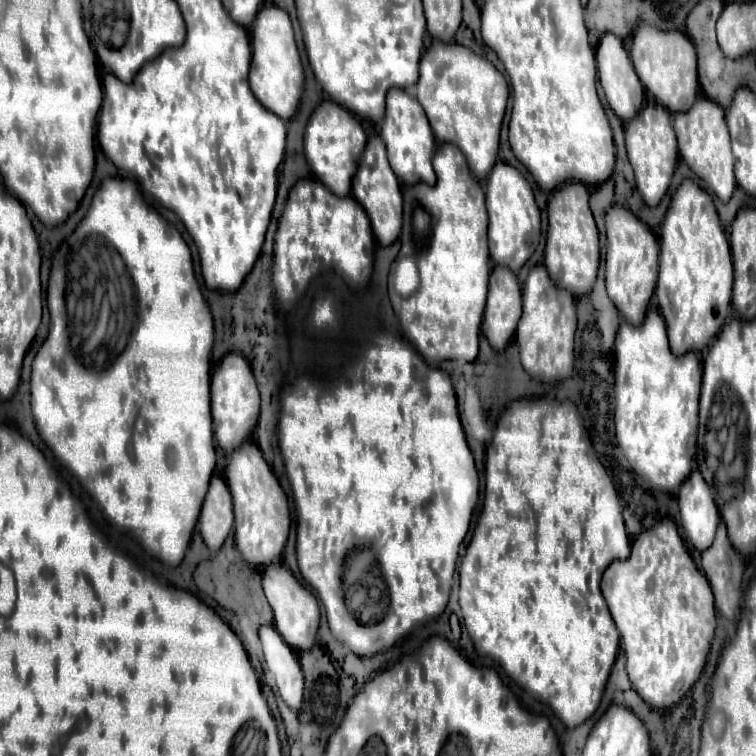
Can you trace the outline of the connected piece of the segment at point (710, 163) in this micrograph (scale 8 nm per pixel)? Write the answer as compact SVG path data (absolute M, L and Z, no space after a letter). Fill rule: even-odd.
M700 96L700 100L696 100L696 104L688 112L680 112L680 116L674 116L672 120L682 160L722 202L728 202L736 188L736 180L734 180L734 154L730 148L730 134L724 118L724 108L712 104L712 100L708 100L706 96Z

